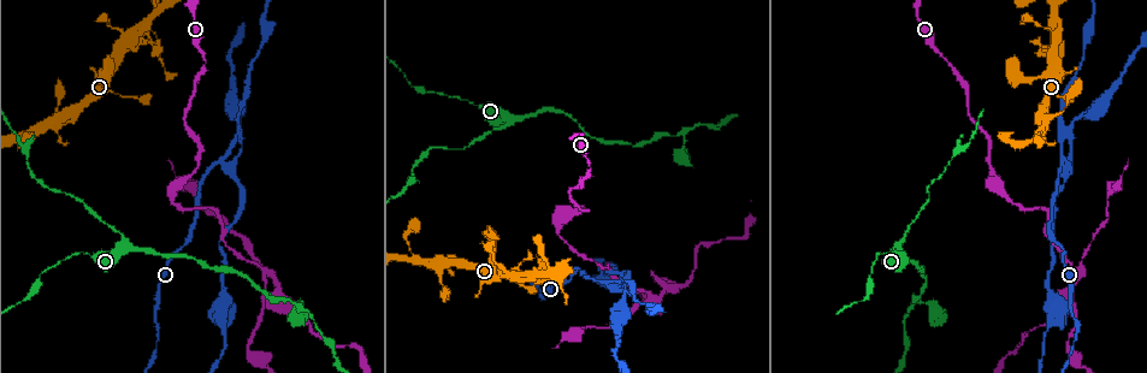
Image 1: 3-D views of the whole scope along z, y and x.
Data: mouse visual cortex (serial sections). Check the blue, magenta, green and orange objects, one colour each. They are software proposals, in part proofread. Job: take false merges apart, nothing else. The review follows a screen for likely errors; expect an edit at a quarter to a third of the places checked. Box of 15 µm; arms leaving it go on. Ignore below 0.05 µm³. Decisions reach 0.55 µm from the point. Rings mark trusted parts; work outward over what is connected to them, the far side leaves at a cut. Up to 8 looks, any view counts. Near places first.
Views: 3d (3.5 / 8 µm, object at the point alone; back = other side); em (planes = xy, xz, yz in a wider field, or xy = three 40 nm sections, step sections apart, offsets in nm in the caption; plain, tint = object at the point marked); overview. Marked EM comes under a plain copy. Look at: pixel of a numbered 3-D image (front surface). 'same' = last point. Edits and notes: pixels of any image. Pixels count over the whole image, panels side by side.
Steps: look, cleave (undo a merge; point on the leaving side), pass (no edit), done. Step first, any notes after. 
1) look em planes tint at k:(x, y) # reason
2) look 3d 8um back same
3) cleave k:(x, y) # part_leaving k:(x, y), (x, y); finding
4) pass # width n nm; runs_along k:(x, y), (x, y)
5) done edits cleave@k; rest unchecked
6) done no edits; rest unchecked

look 3d 3.5um at 1:(503, 118) # three-way junction

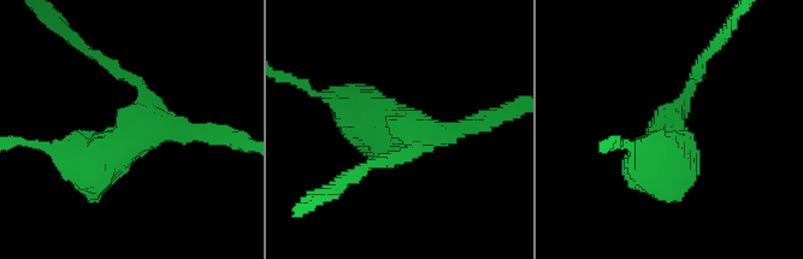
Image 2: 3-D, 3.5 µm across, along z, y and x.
look em xy step 1 tint at 2:(669, 110) # arms 3; arm_widths 200, 200, 600 nm

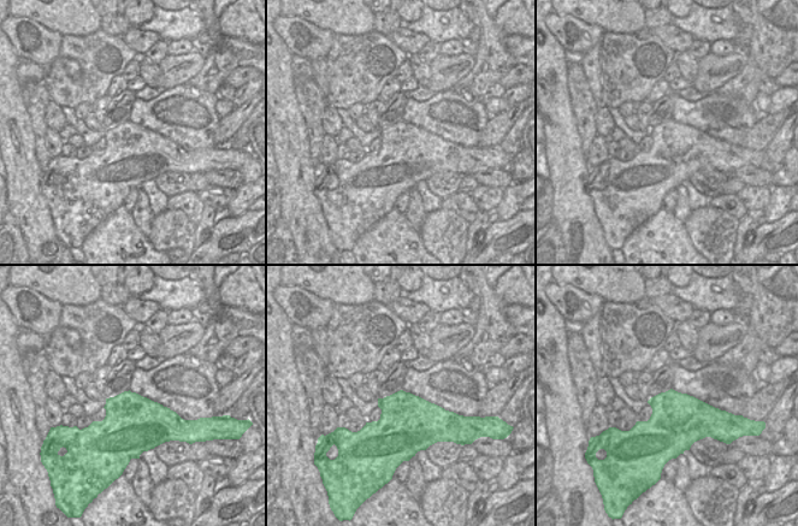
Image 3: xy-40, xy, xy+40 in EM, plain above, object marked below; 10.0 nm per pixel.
pass # runs_along 2:(647, 168), (702, 60); all the same cell

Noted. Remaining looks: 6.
look 3d 8um at 1:(407, 233) # sharp bend

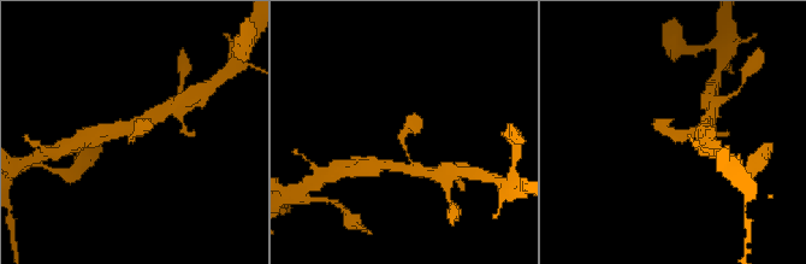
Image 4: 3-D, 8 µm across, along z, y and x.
look em xy step 1 tint at 4:(403, 133)

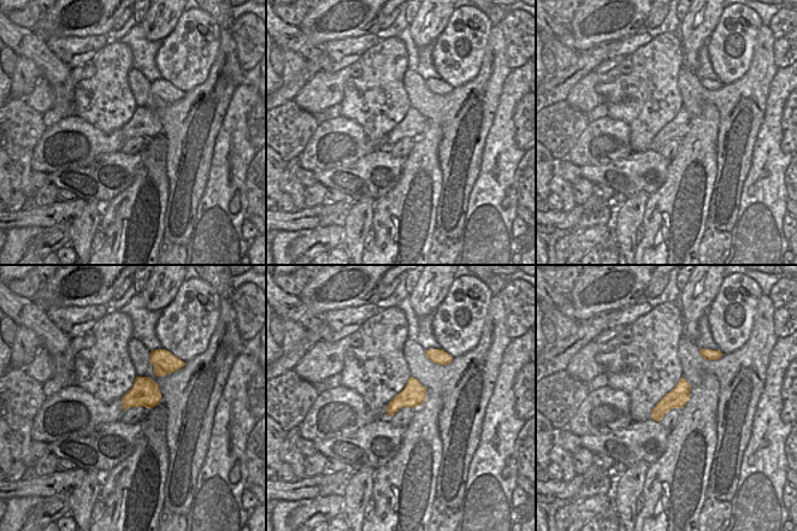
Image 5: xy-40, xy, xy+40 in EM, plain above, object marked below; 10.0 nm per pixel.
pass # runs_along 4:(413, 164), (403, 135), (415, 132); all the same cell

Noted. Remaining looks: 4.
look 3d 3.5um at 1:(264, 269) # sharp bend

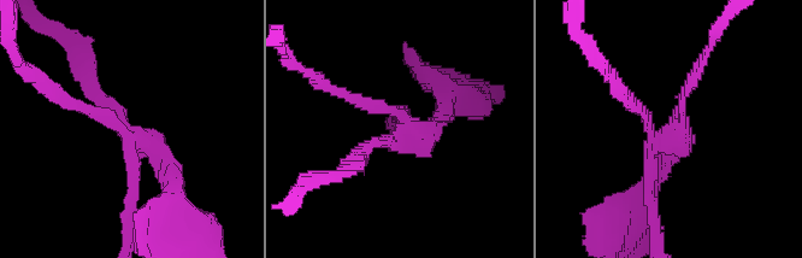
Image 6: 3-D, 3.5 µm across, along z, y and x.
look em planes tint at 6:(408, 125) # arms 4; arm_widths 150, 150, 150, 250 nm

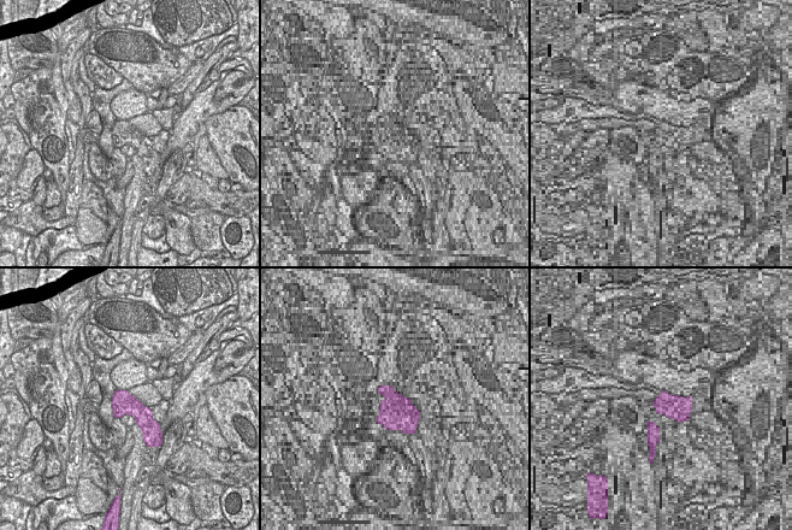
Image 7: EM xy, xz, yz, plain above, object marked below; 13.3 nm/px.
cleave 6:(107, 99) # width 320 nm; part_leaving 6:(141, 140), (167, 162), (189, 222); a second cell is stuck on

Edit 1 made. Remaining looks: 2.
done edits cleave@6; rest unchecked

